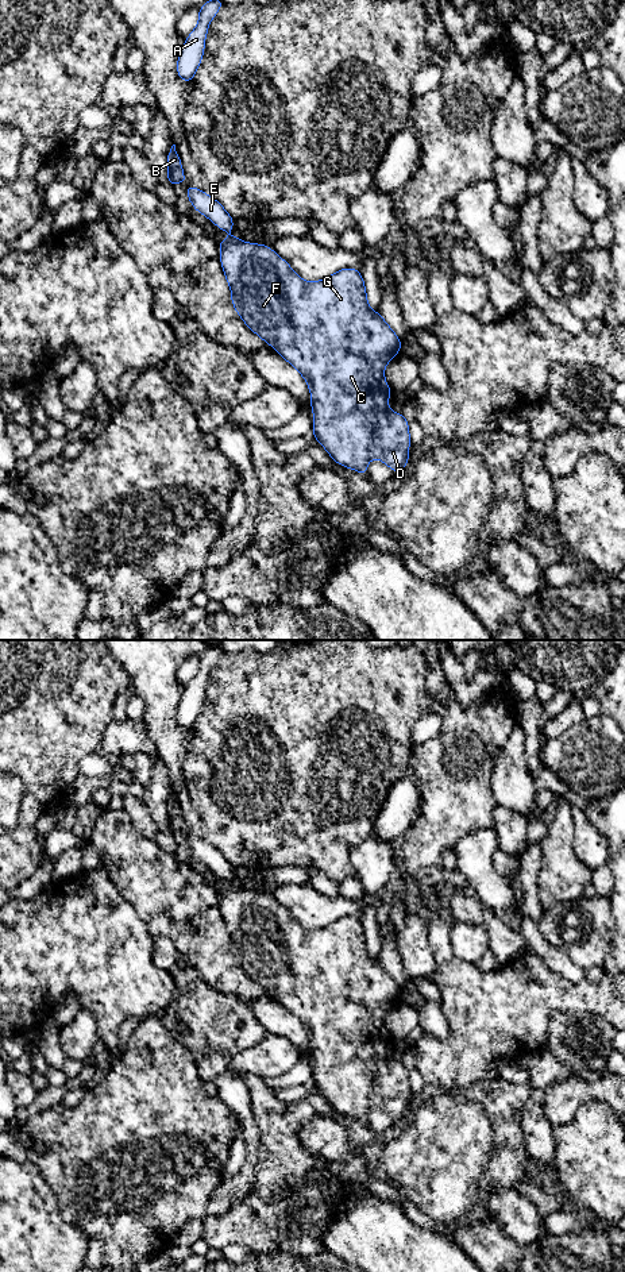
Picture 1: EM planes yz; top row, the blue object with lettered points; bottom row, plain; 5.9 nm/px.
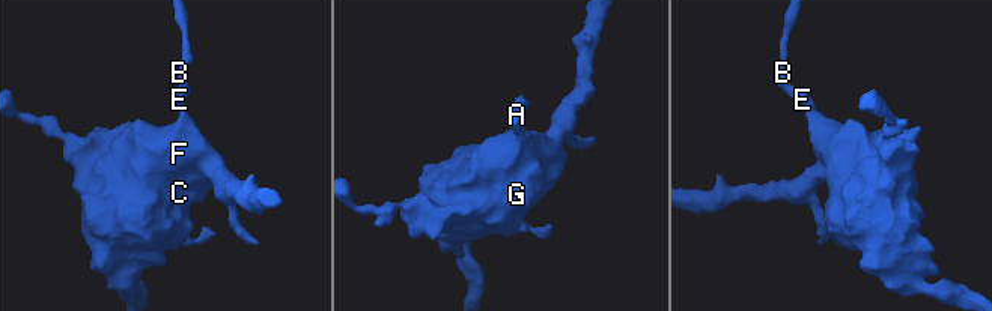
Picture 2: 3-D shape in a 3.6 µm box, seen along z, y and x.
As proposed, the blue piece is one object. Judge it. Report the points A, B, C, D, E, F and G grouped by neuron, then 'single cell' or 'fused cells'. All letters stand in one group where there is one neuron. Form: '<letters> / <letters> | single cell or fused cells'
A B C D E F G | single cell

